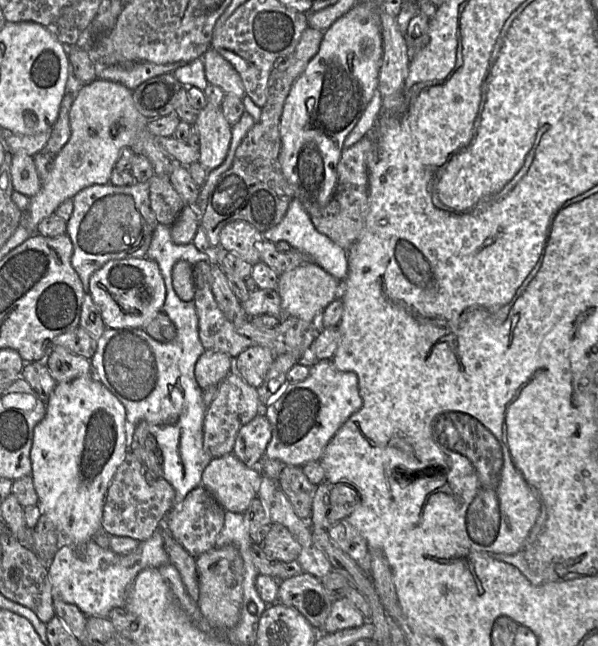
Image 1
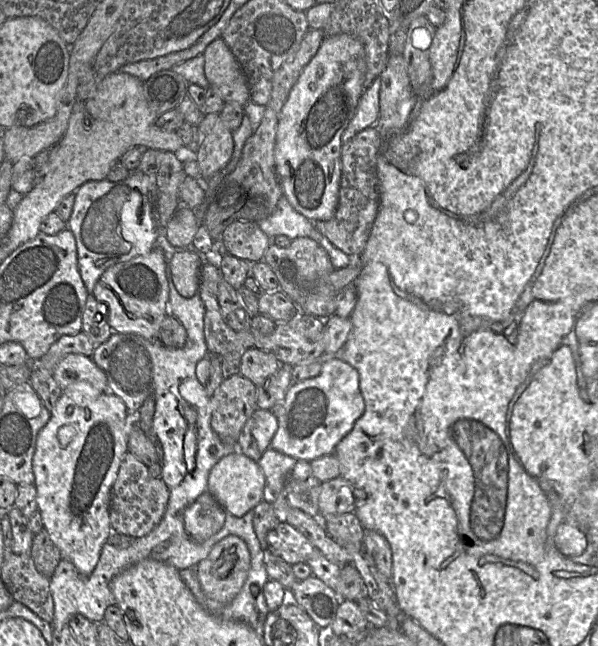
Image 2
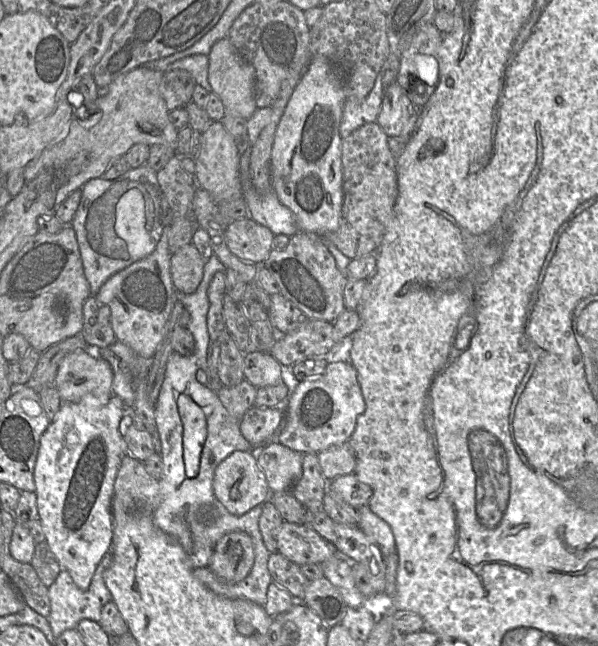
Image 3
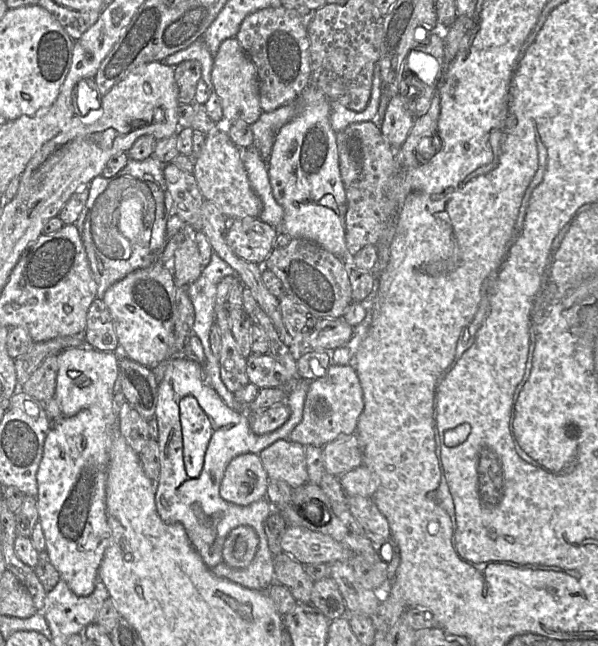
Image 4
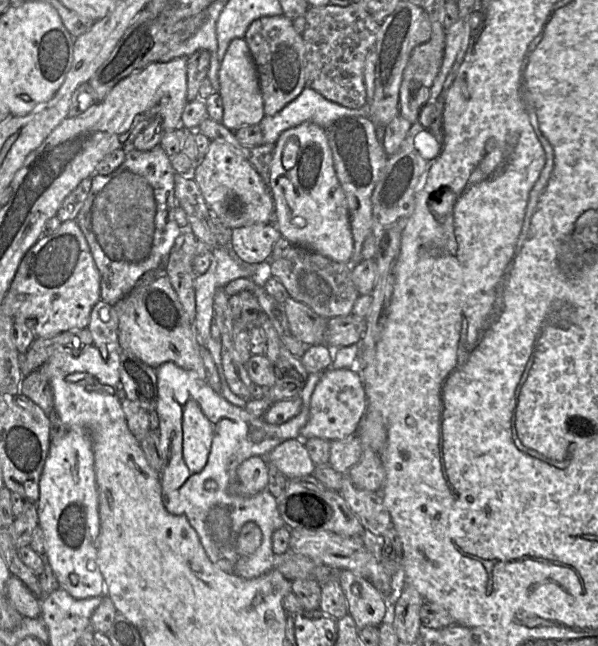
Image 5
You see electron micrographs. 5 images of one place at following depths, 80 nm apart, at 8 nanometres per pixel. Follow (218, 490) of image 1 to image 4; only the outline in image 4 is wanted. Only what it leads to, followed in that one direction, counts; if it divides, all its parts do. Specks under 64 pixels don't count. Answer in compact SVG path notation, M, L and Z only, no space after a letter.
M241 454L230 461L220 484L220 496L226 502L247 506L266 498L268 476L258 454Z

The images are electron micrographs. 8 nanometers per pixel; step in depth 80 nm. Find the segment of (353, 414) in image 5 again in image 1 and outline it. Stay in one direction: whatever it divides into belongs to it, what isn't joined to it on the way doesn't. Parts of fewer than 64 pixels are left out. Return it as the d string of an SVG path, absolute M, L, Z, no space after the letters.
M332 359L309 364L310 373L304 381L287 383L283 390L261 410L269 420L272 430L264 457L280 460L286 465L302 467L309 462L320 461L326 446L340 427L362 407L358 377L354 372L338 370Z

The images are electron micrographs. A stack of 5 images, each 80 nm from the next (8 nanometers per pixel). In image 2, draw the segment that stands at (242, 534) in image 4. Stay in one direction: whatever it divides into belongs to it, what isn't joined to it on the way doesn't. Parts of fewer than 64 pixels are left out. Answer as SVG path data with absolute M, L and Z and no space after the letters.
M229 535L217 542L195 571L205 596L221 605L229 604L242 589L250 569L251 557L247 544L240 537Z

